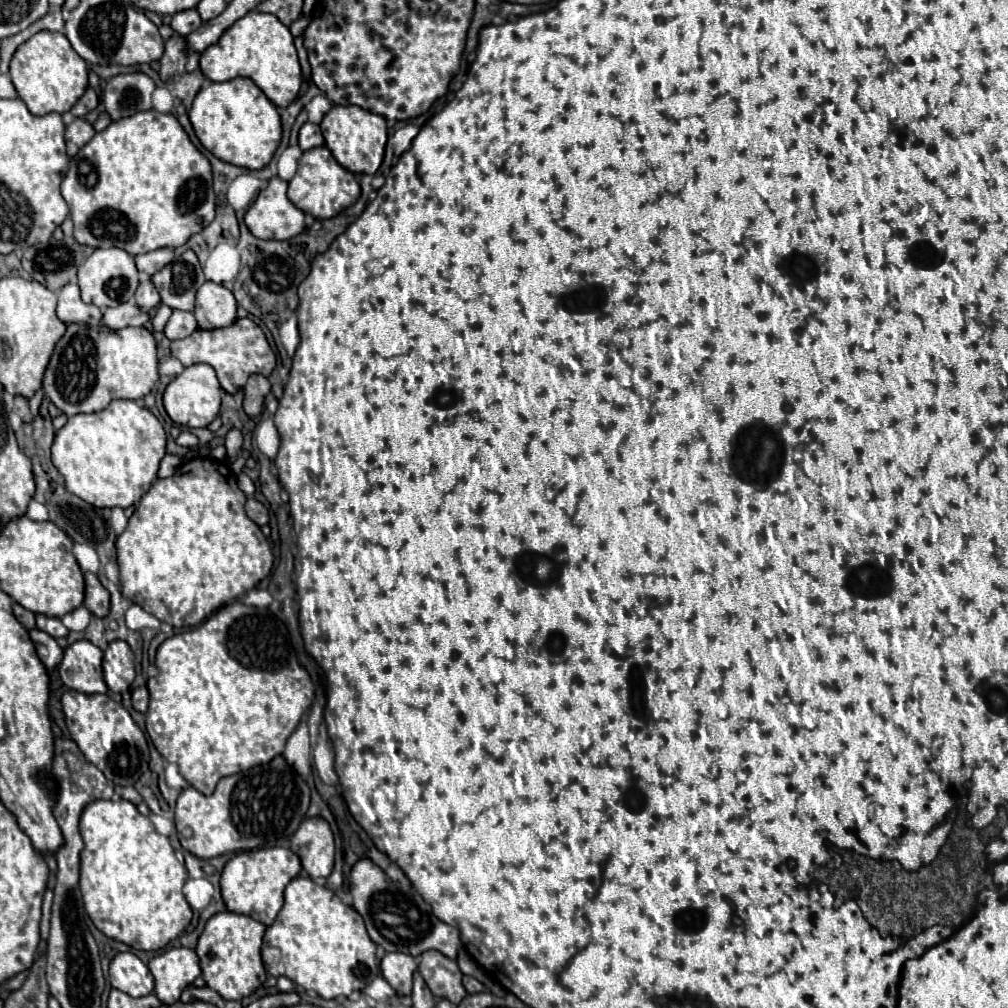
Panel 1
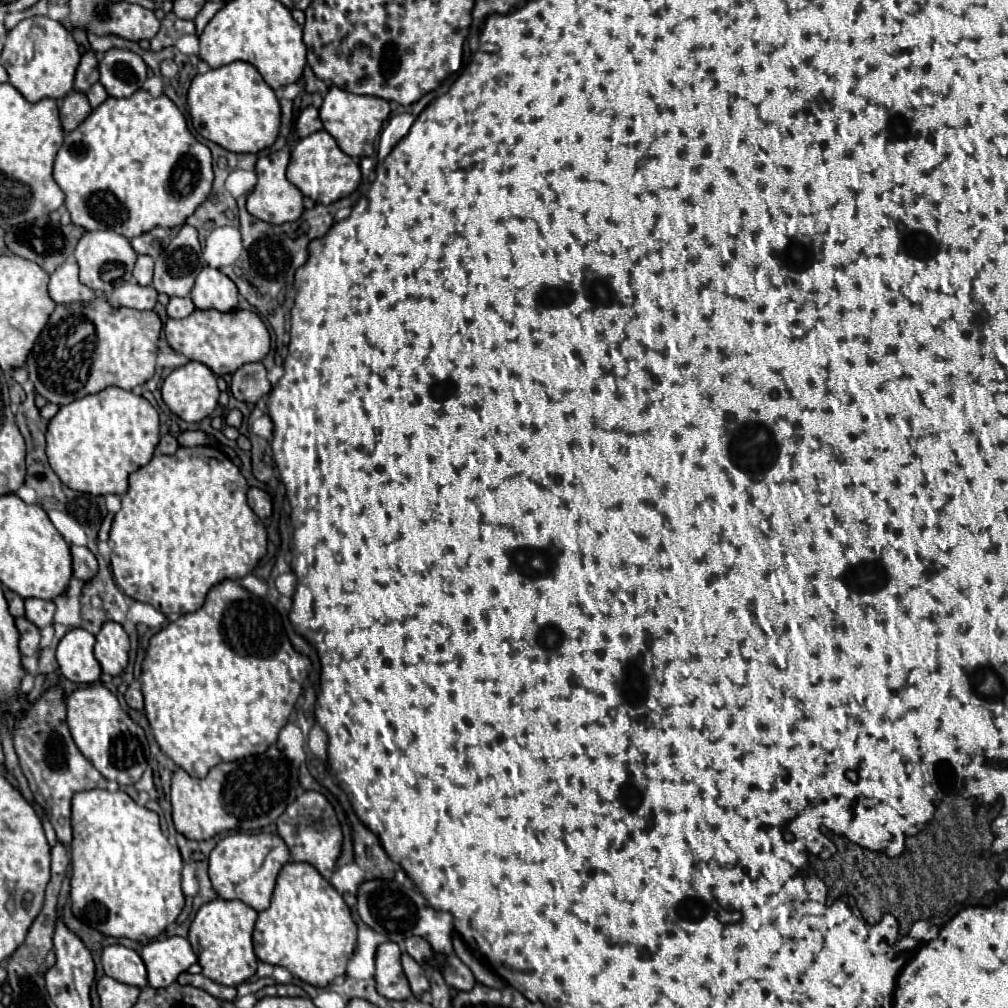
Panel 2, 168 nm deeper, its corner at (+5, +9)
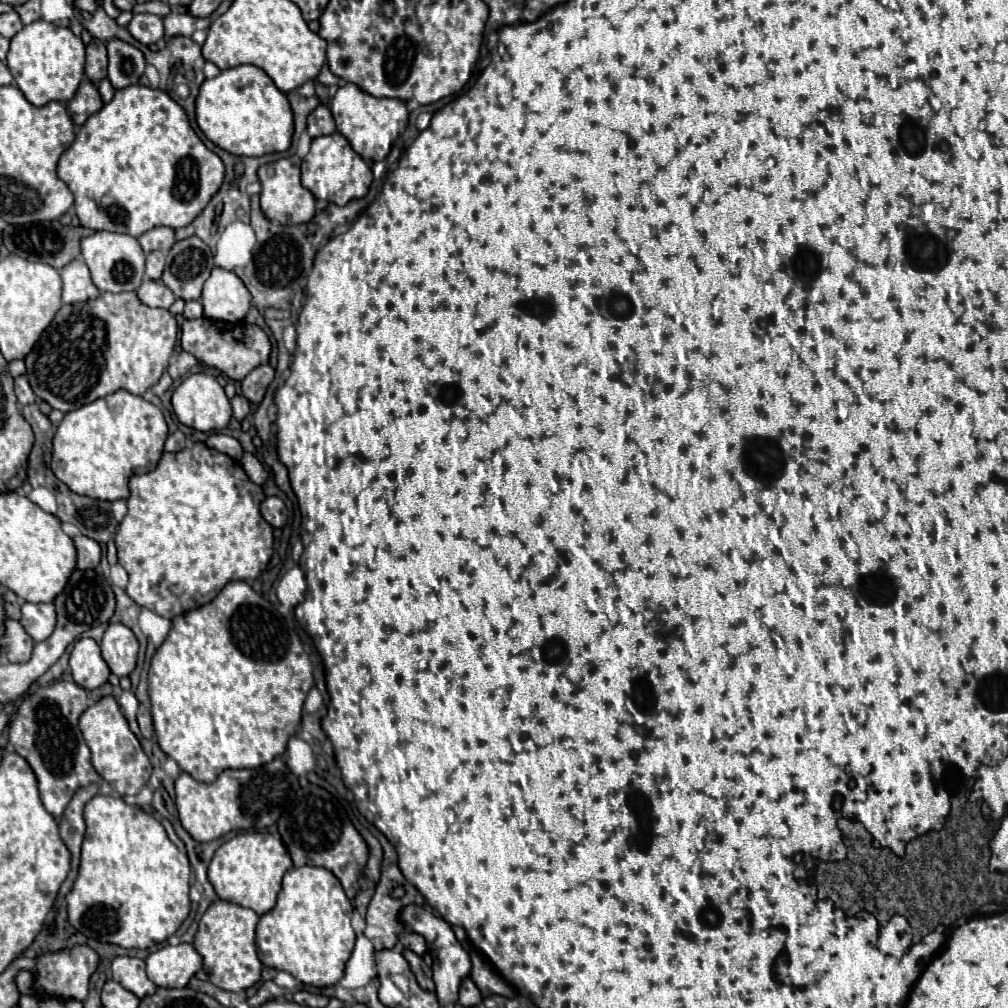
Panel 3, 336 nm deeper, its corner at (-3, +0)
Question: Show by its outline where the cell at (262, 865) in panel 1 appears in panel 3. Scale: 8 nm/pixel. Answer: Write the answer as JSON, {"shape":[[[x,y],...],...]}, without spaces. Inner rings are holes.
{"shape":[[[240,833],[218,847],[208,867],[208,879],[220,899],[264,915],[274,907],[276,895],[282,887],[282,877],[290,867],[292,859],[280,837],[270,833]]]}

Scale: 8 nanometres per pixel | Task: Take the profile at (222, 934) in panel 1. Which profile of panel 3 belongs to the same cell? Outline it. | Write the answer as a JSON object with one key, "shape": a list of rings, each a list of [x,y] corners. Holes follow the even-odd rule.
{"shape":[[[216,901],[208,907],[208,911],[202,915],[198,933],[194,937],[194,947],[204,959],[204,971],[208,973],[208,979],[212,985],[224,989],[224,991],[244,991],[260,981],[262,963],[258,959],[256,943],[254,943],[254,931],[260,917],[246,907],[228,903],[228,901]]]}

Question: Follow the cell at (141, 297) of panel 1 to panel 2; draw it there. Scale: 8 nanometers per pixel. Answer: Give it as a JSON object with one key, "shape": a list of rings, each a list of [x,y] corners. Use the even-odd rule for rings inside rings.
{"shape":[[[140,254],[134,266],[134,278],[138,280],[140,286],[152,284],[152,268],[154,268],[154,258],[150,258],[148,254]]]}

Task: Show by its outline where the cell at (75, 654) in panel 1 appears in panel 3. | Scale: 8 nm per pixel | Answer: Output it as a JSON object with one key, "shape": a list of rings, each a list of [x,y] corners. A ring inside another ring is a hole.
{"shape":[[[80,639],[70,653],[70,669],[74,681],[82,689],[96,689],[110,677],[110,669],[102,663],[100,647],[94,639]]]}

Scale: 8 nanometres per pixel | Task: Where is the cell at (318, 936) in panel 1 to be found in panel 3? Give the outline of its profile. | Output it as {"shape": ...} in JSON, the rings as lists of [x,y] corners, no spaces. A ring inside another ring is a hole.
{"shape":[[[292,867],[282,881],[278,903],[260,917],[256,927],[258,957],[266,967],[288,971],[298,981],[314,987],[332,987],[344,977],[356,933],[352,929],[352,903],[338,879],[322,867]]]}

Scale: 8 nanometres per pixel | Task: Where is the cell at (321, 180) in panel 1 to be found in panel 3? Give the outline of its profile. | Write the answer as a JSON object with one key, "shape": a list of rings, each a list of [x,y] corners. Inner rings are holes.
{"shape":[[[340,133],[314,139],[310,153],[302,159],[302,185],[316,199],[330,201],[336,205],[346,205],[352,199],[362,199],[368,193],[370,183],[372,183],[370,167]]]}

